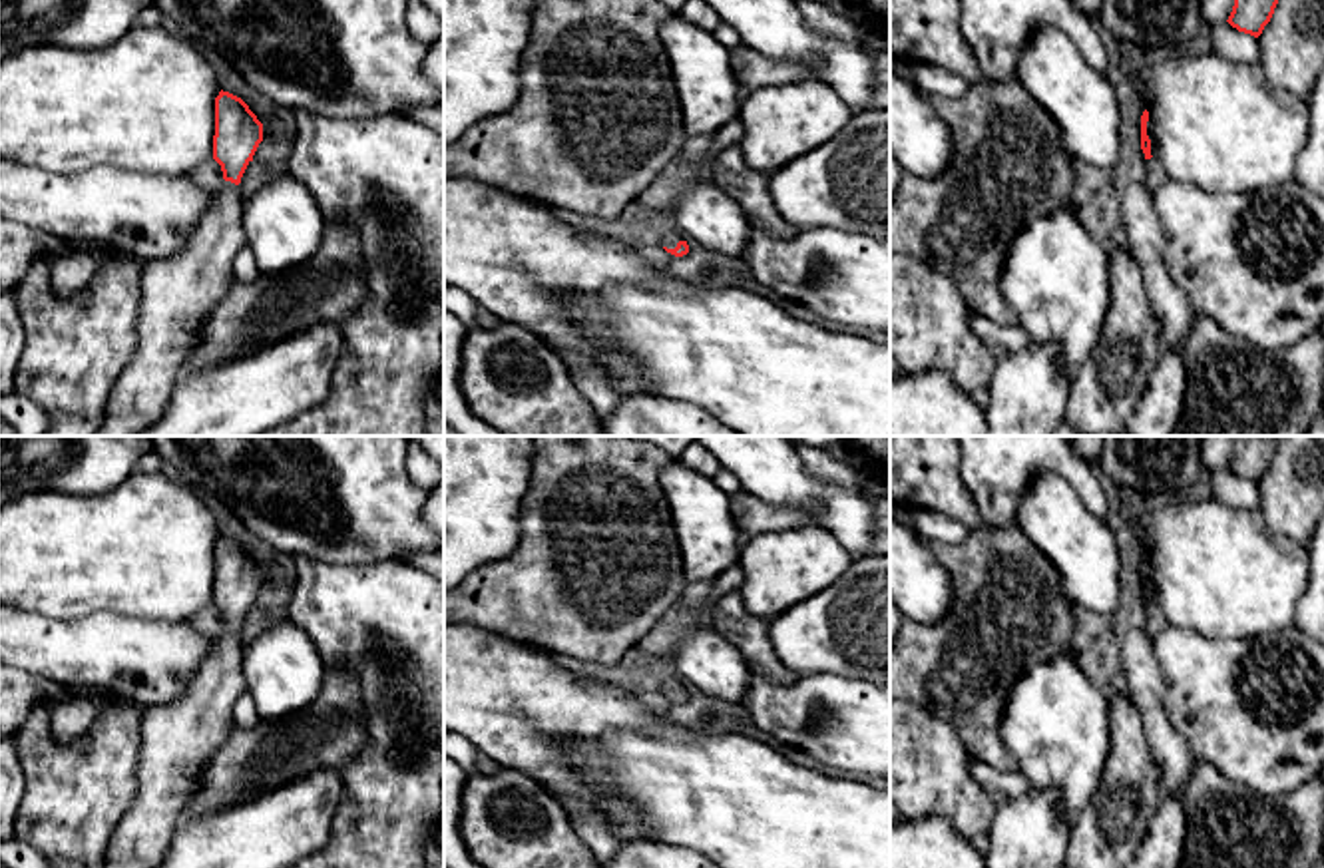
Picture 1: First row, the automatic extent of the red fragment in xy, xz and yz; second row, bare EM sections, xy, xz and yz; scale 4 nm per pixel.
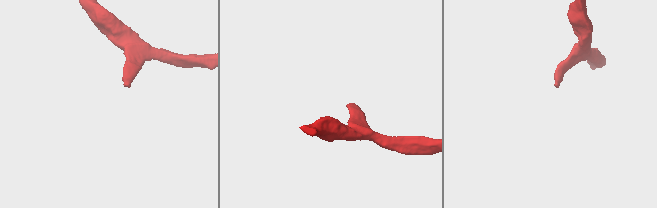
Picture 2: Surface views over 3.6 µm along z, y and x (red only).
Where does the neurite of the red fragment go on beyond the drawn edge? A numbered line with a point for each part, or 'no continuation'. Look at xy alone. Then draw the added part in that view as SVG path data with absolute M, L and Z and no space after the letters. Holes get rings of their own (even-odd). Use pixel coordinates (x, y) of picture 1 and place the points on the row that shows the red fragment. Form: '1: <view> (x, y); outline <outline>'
1: xy (178, 295); outline M227 181L179 255L139 265L137 350L111 388L96 436L137 436L161 420L201 325L235 279L233 259L245 245L243 201Z

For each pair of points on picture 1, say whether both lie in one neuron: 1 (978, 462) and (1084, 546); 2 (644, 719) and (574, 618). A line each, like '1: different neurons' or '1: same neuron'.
1: different neurons
2: different neurons

